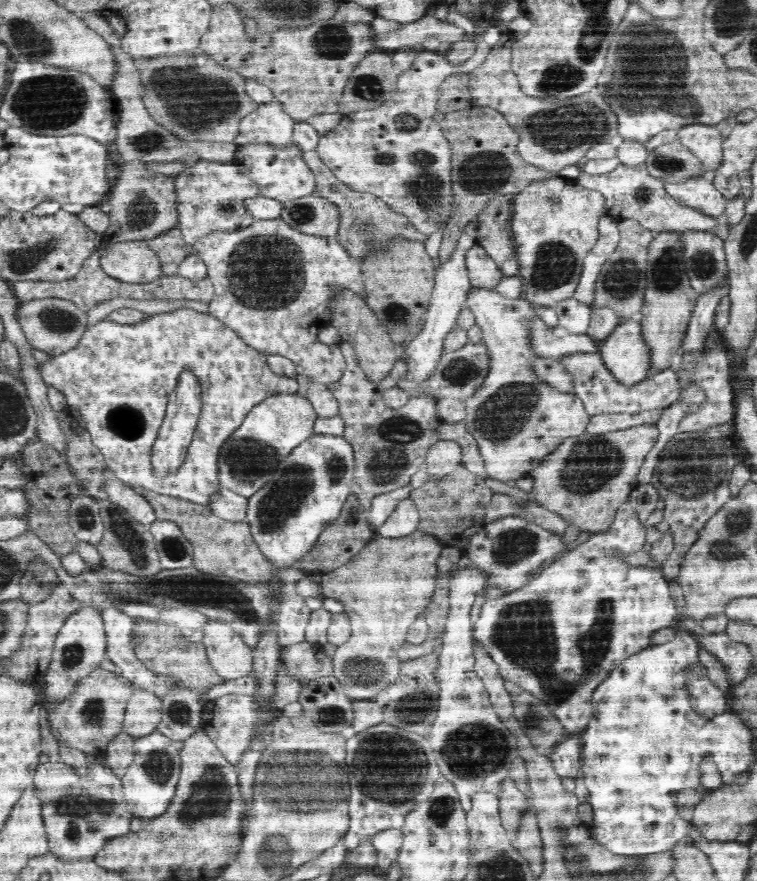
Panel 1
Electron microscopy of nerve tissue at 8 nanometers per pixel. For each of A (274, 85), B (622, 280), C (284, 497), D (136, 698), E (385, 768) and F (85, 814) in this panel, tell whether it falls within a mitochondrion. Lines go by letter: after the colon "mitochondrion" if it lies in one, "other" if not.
A: other
B: mitochondrion
C: mitochondrion
D: other
E: mitochondrion
F: mitochondrion

